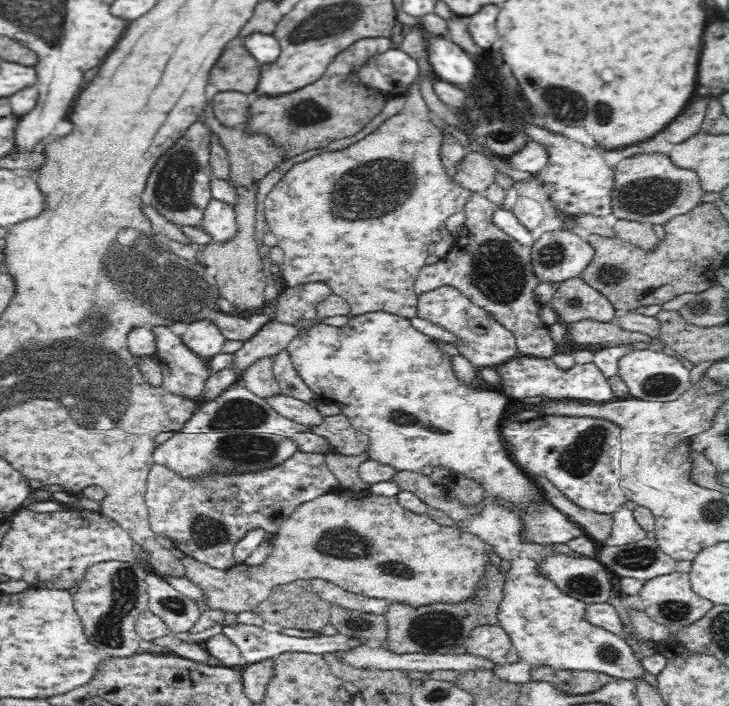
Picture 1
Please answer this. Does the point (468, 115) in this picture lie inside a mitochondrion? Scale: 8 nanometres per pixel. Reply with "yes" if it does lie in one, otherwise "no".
no

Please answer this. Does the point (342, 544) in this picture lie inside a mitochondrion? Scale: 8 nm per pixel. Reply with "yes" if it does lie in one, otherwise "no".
yes

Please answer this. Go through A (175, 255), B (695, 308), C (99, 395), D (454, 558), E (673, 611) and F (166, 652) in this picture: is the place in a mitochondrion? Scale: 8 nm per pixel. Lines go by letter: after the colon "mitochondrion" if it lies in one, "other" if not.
A: mitochondrion
B: mitochondrion
C: mitochondrion
D: other
E: mitochondrion
F: other

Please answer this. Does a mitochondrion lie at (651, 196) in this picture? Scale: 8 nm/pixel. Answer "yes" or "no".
yes

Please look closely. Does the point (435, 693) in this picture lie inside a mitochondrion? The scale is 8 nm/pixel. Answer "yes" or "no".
yes

